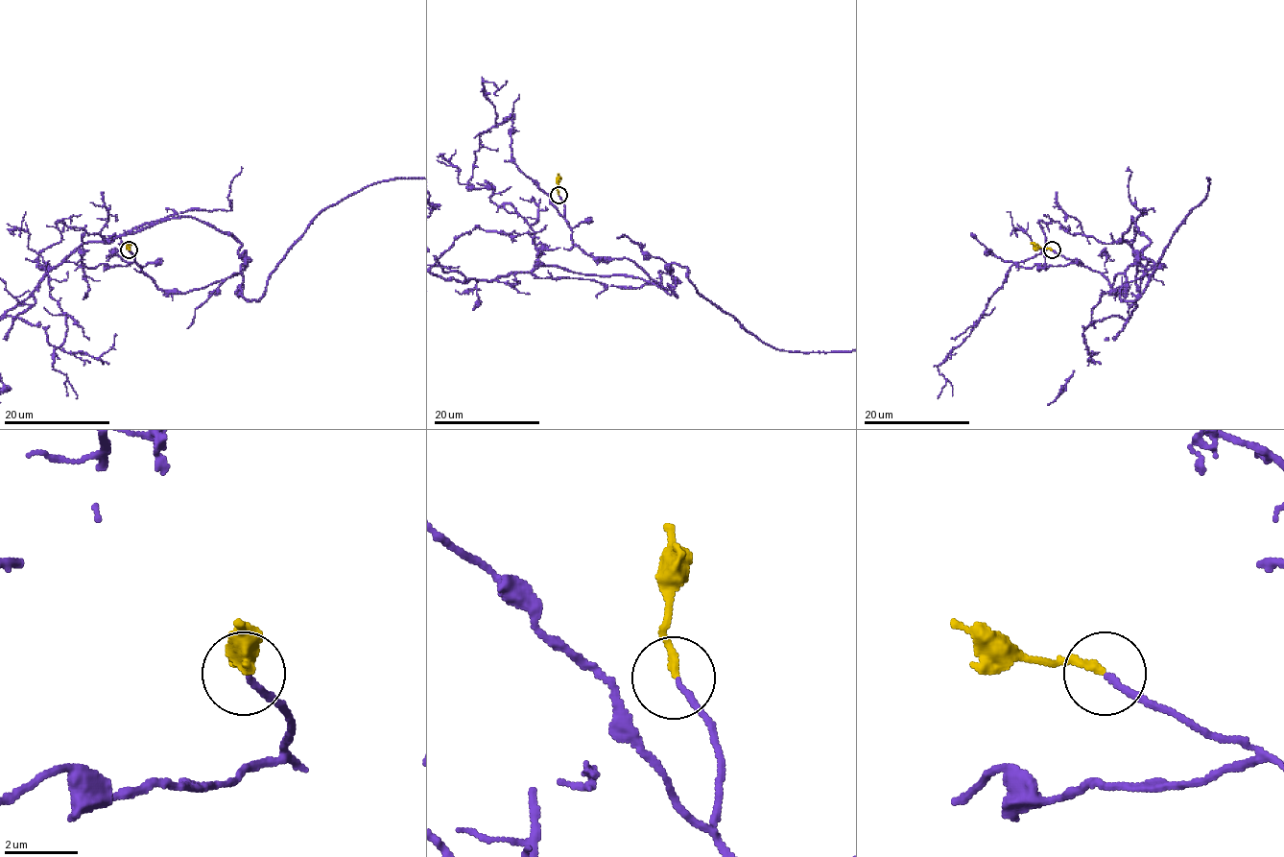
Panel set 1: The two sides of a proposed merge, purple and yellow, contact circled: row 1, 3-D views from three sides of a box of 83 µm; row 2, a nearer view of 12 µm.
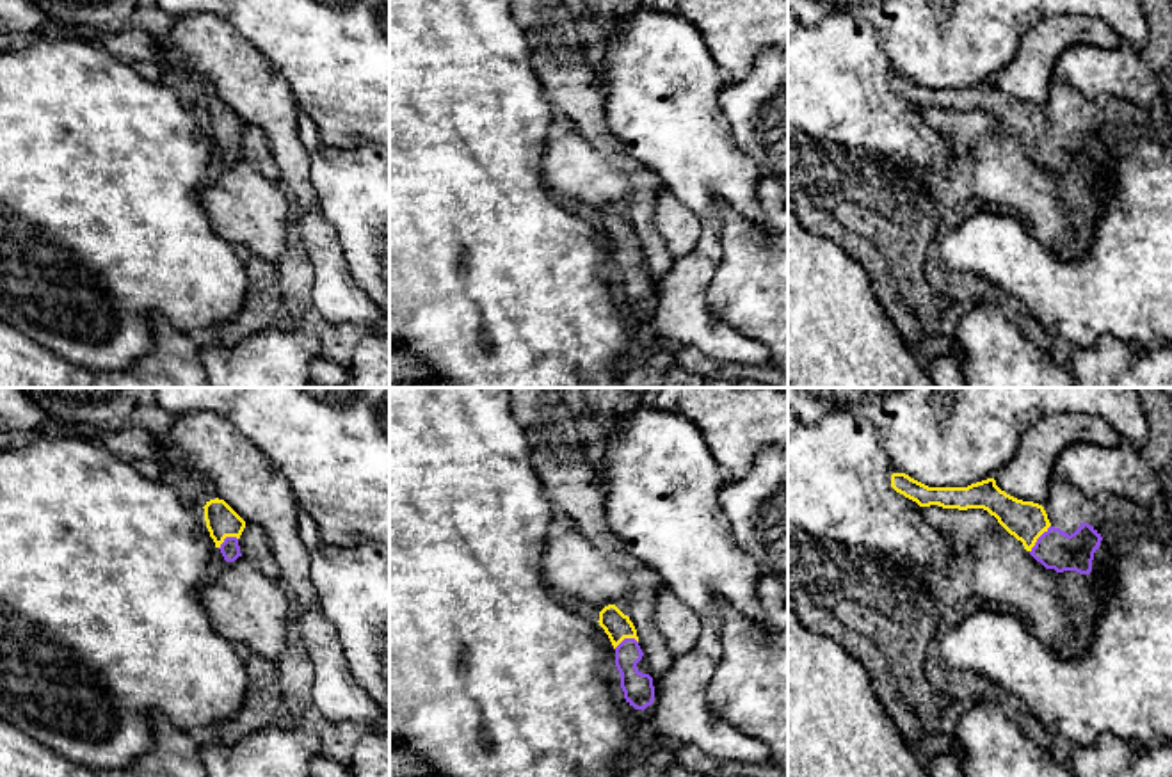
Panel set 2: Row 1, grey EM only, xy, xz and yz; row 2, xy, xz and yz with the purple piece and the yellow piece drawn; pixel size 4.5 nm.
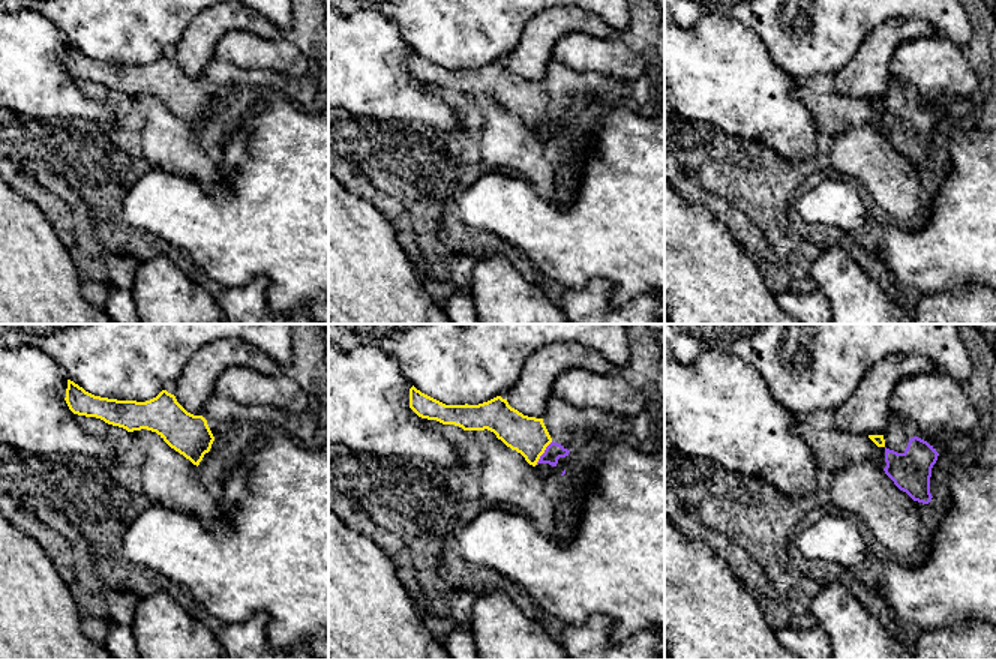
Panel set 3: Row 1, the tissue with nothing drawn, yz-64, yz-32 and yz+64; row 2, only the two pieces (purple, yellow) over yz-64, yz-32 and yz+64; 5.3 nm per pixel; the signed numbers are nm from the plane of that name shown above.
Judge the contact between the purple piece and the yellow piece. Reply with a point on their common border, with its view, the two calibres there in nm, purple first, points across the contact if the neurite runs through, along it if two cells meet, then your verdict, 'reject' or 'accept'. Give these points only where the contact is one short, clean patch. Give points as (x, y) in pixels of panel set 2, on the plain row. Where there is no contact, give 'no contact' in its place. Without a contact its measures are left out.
contact yz (1037, 141); calibres 180 and 180 nm; way yz (1057, 152), (1037, 141), (1027, 123); accept

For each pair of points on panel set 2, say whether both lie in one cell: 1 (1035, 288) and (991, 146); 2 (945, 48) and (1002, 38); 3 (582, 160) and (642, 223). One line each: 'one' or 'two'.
1: two
2: one
3: two

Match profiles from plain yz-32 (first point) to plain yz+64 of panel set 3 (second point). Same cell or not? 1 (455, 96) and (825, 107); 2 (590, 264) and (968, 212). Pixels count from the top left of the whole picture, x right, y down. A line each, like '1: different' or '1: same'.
1: same
2: same

